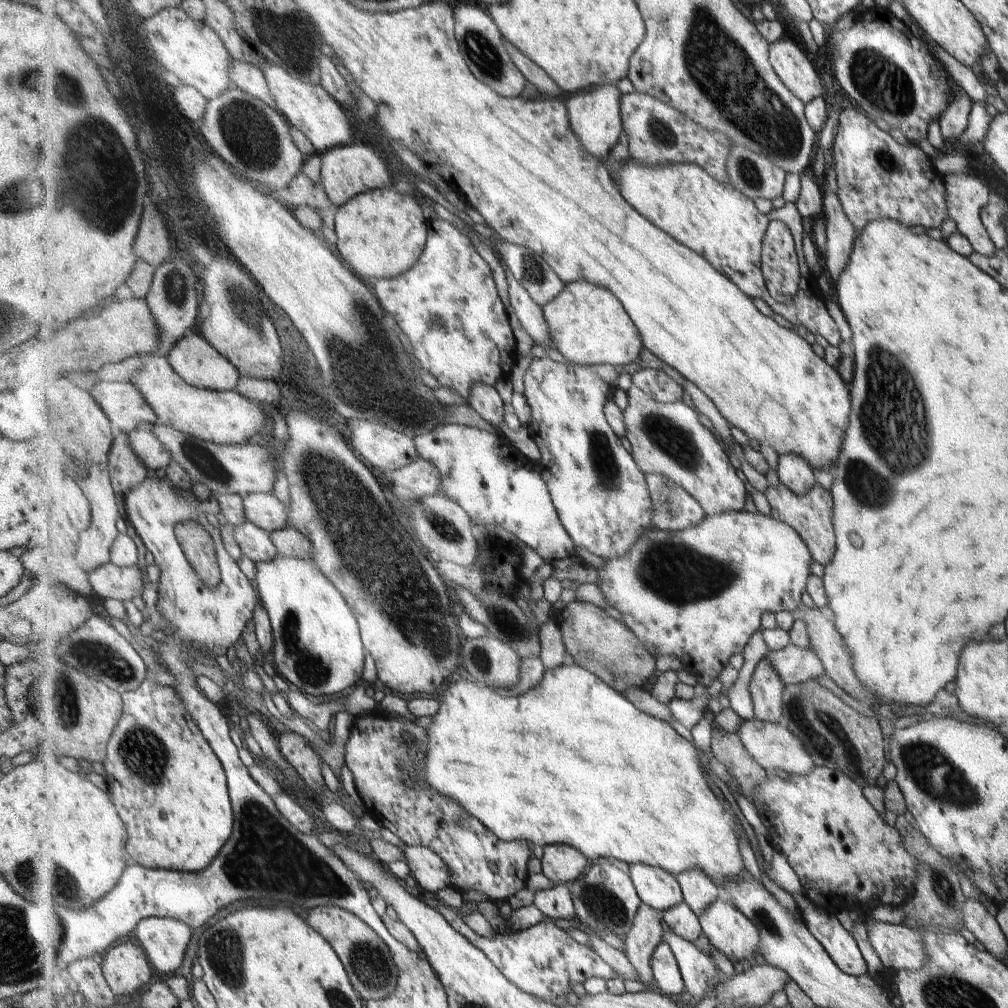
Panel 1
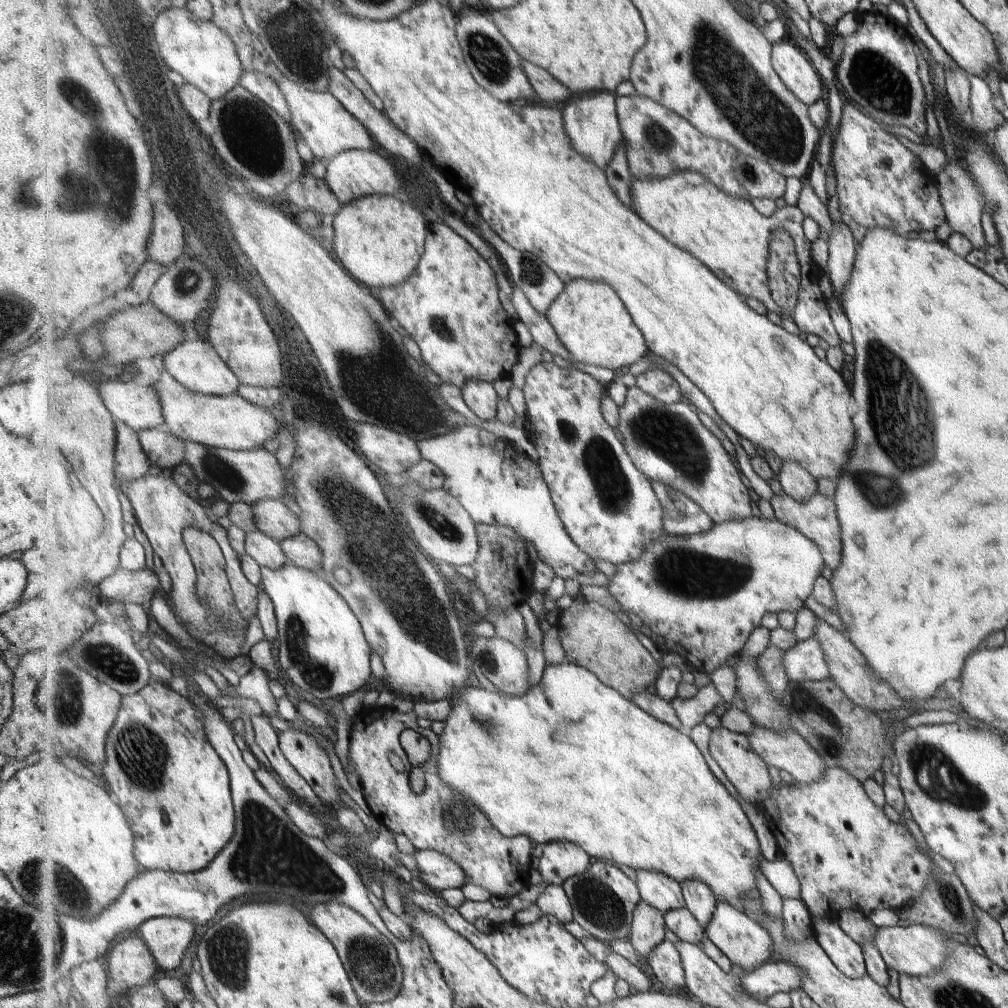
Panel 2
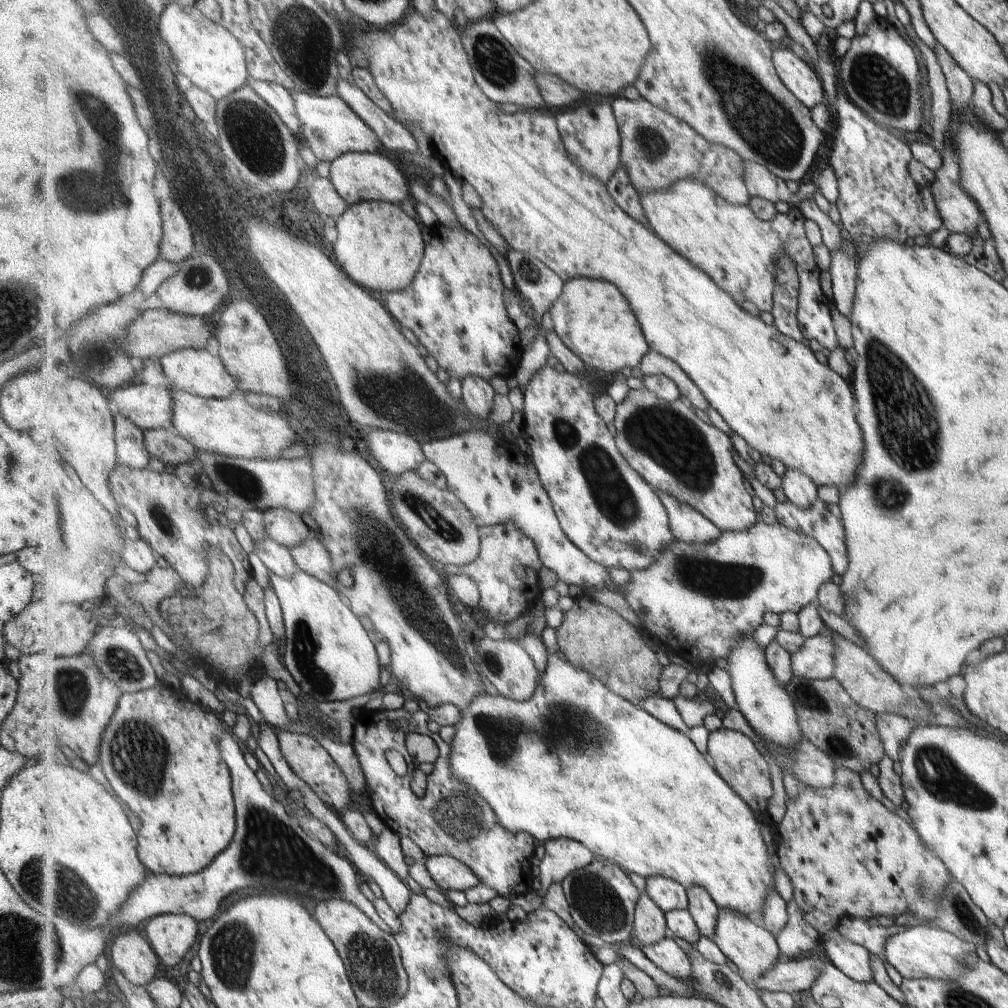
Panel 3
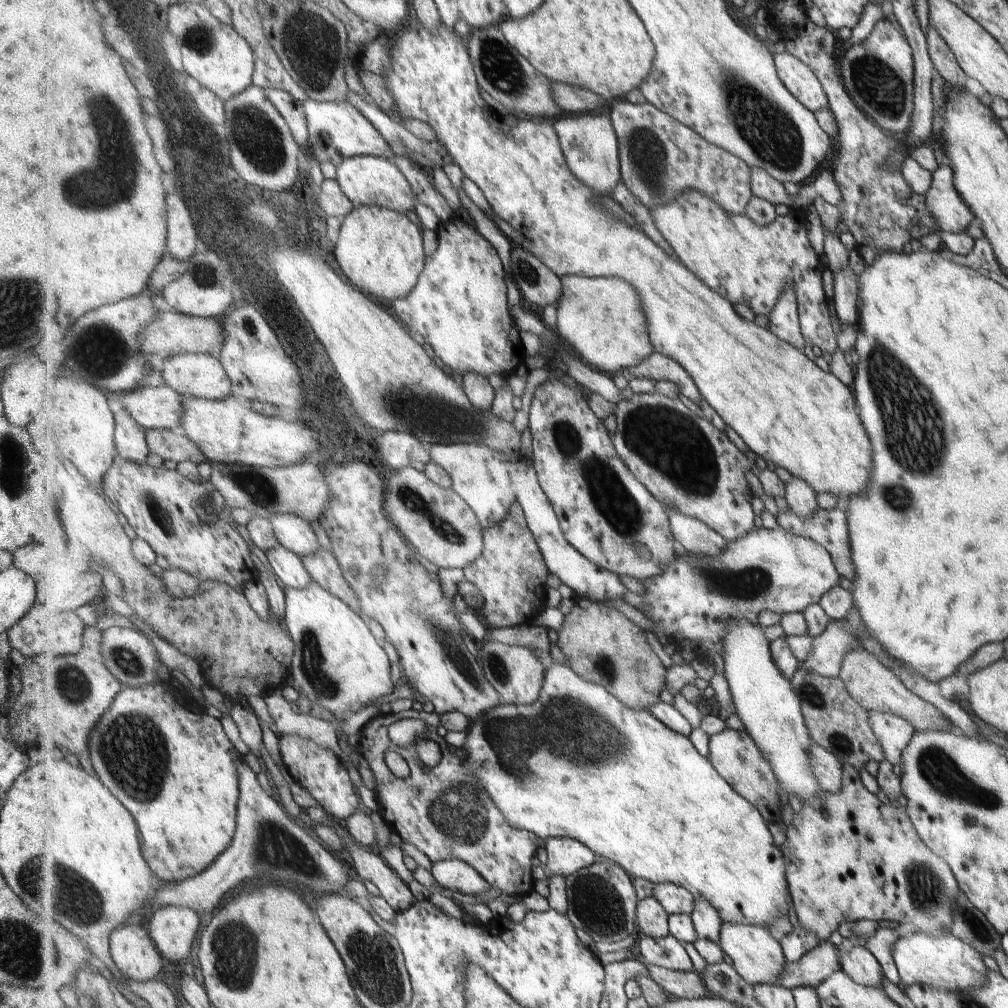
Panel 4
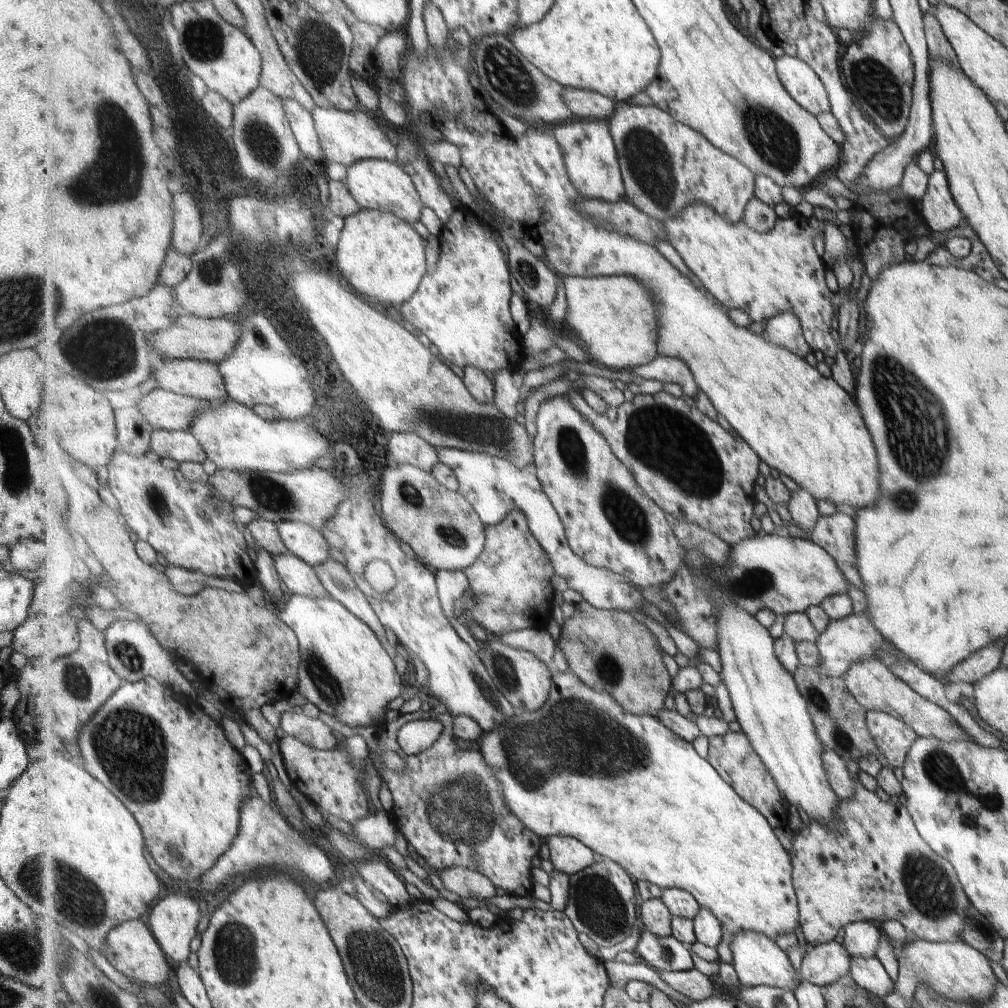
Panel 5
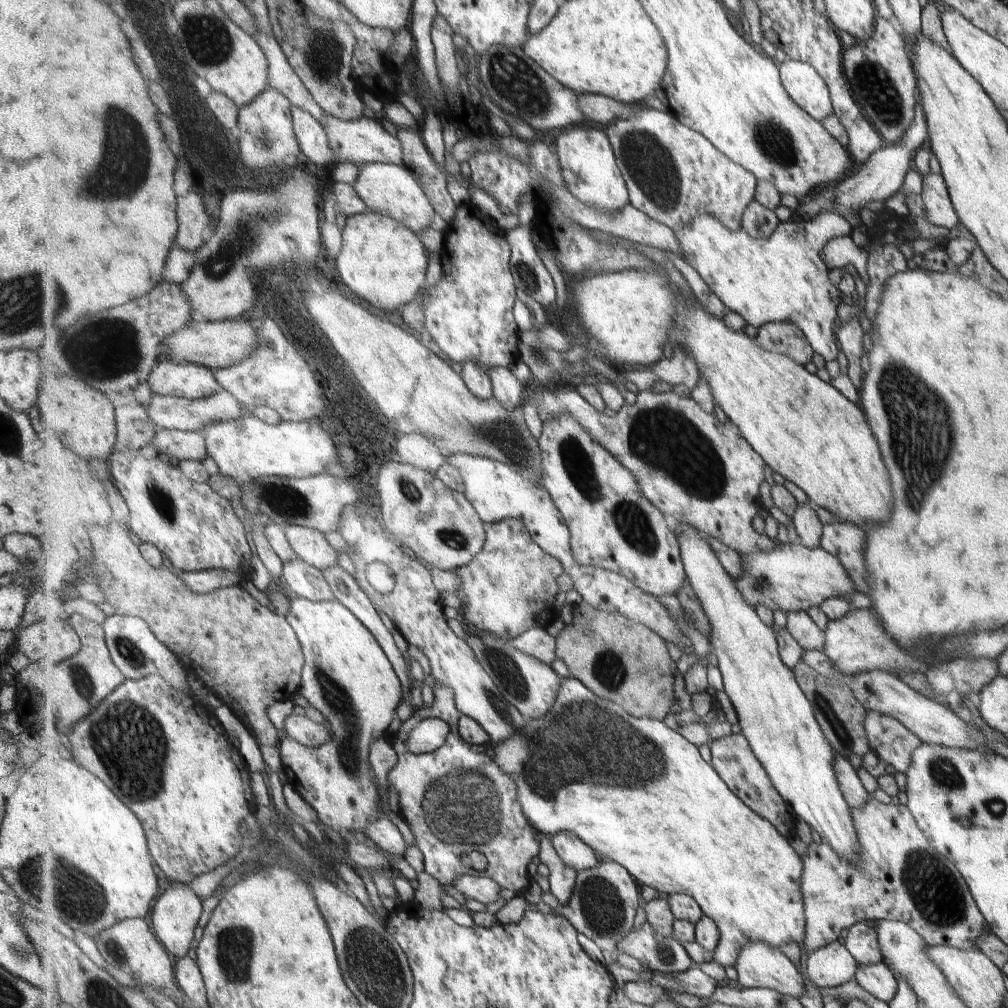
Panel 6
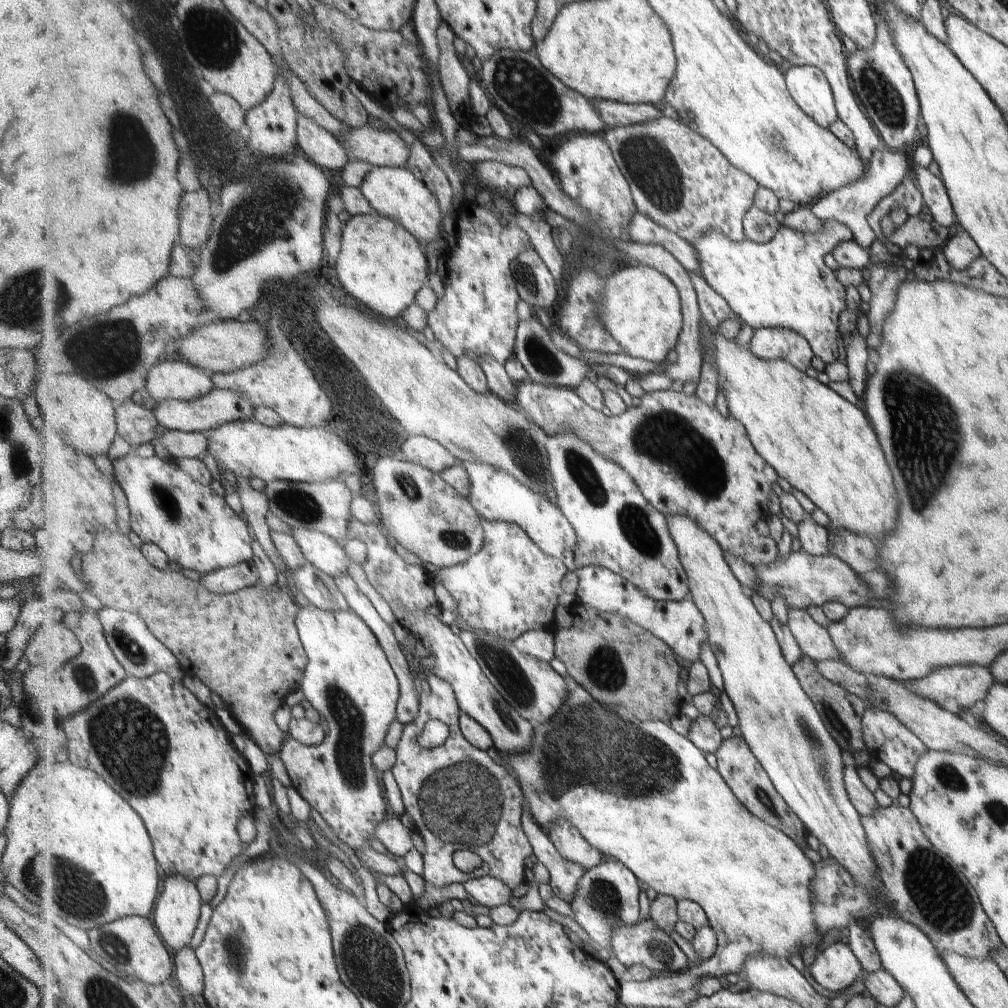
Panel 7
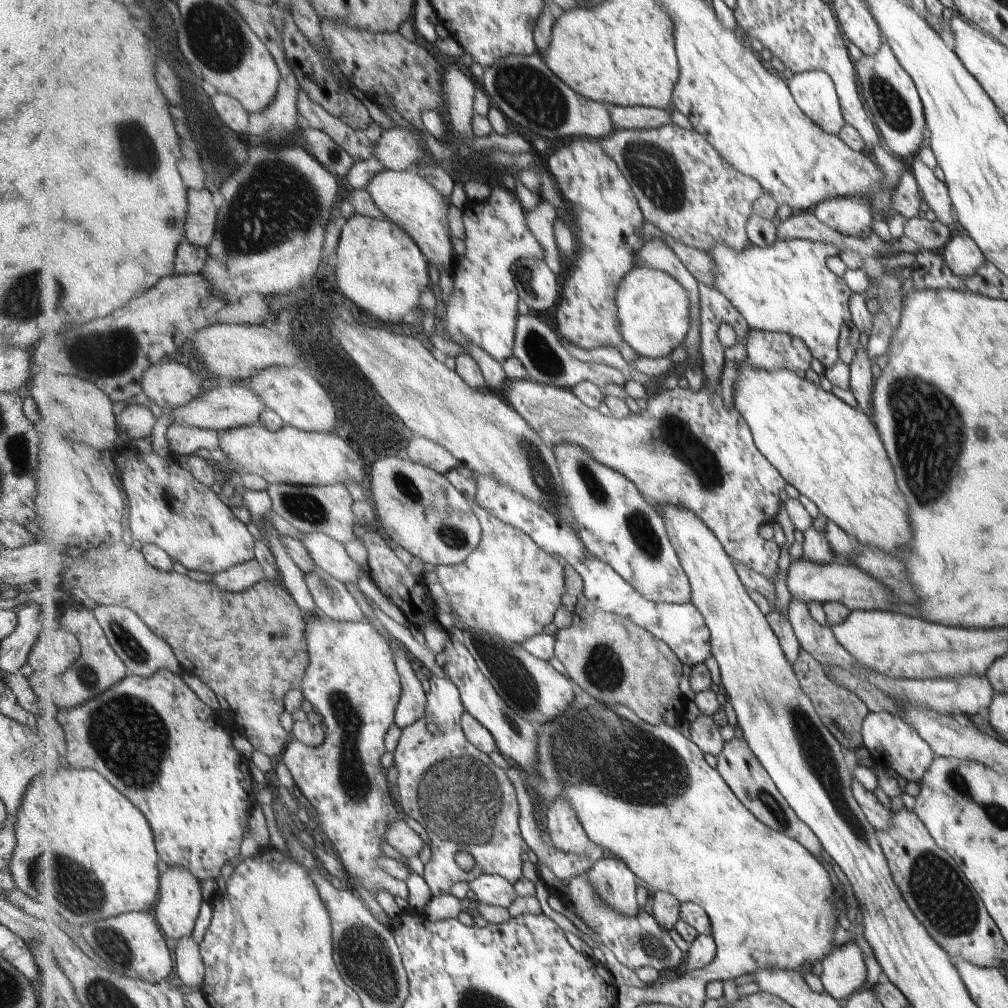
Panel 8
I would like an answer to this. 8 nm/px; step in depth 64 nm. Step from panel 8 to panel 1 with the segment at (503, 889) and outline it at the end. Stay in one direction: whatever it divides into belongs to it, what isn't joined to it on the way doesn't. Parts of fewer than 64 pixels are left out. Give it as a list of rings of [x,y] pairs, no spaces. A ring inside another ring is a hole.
[[[403,846],[400,850],[406,859],[410,875],[425,891],[435,894],[451,886],[447,864],[431,848]]]

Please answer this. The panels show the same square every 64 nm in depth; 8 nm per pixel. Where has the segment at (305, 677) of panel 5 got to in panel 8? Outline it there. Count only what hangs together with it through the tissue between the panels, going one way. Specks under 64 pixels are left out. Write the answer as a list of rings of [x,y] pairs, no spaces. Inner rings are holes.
[[[320,611],[313,614],[313,616],[305,617],[305,619],[307,622],[307,642],[310,649],[310,666],[307,667],[306,679],[303,680],[303,688],[301,691],[304,694],[304,698],[324,717],[324,722],[326,723],[326,739],[325,744],[319,746],[319,748],[306,745],[305,743],[291,741],[286,746],[286,750],[279,761],[283,763],[287,770],[291,770],[291,774],[293,774],[295,778],[296,786],[314,807],[317,813],[315,821],[318,823],[323,834],[325,834],[325,837],[331,842],[332,848],[337,850],[339,860],[341,860],[341,864],[345,866],[345,872],[349,874],[350,885],[347,886],[352,888],[355,886],[355,883],[358,883],[365,888],[369,894],[376,898],[381,890],[387,890],[387,892],[391,892],[393,896],[398,896],[409,901],[410,888],[407,882],[387,872],[381,865],[381,862],[379,862],[379,860],[383,860],[383,856],[385,856],[379,844],[387,842],[387,828],[391,828],[391,824],[395,824],[395,820],[399,820],[404,814],[403,809],[395,805],[391,800],[387,784],[387,772],[381,765],[381,757],[386,751],[385,736],[387,736],[389,728],[395,724],[396,710],[403,696],[402,674],[399,672],[398,661],[395,660],[395,650],[393,646],[391,646],[391,640],[387,640],[387,636],[383,636],[377,626],[369,620],[361,620],[361,622],[341,622],[341,620],[329,618],[327,615],[320,613]]]

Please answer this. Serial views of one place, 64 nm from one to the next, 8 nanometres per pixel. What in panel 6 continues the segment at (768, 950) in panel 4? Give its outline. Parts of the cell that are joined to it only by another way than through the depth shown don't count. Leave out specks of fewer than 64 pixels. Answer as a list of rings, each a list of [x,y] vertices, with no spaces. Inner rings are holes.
[[[751,941],[742,947],[735,966],[738,973],[737,985],[742,987],[768,987],[793,997],[801,997],[806,992],[806,980],[799,974],[797,965],[787,958],[779,947],[773,947],[764,941]]]

